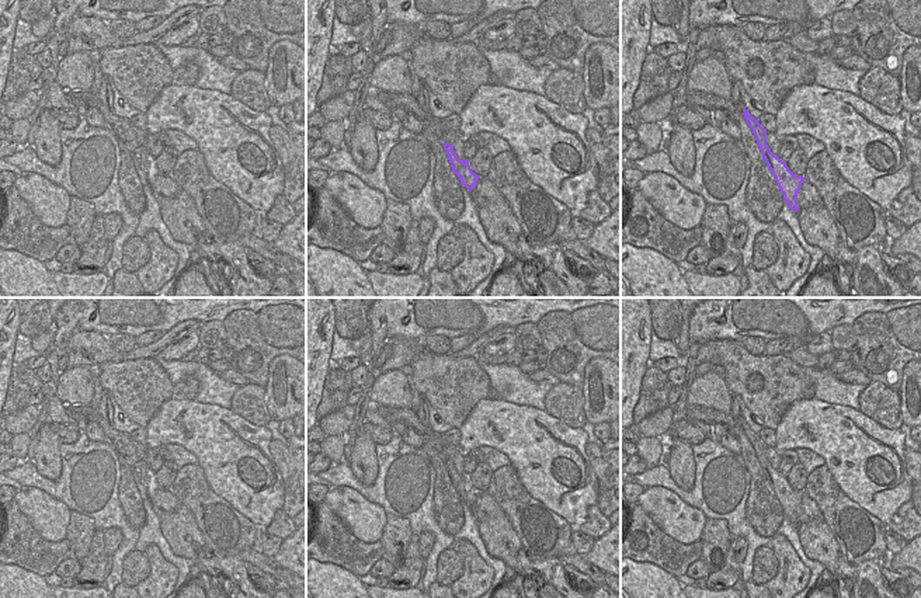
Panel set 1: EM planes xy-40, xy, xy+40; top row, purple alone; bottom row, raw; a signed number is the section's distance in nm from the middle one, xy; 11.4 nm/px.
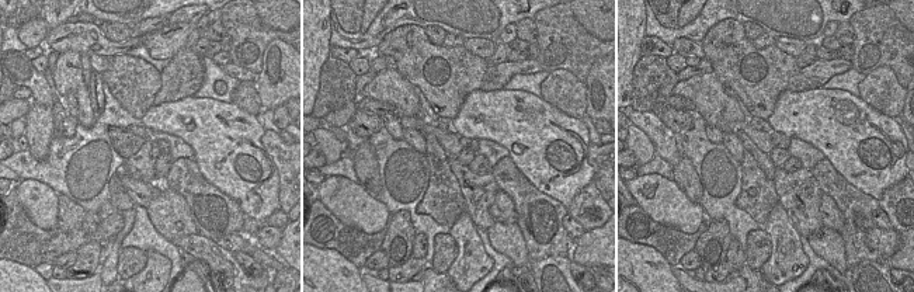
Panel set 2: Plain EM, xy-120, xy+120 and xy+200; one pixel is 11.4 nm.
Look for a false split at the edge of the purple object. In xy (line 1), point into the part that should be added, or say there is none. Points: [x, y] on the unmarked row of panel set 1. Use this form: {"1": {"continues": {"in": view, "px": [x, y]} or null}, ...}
{"1": {"continues": null}}

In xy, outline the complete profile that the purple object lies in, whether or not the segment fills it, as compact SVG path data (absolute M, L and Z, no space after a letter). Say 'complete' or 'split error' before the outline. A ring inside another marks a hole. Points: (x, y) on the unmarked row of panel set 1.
complete; M444 456L444 463L446 465L448 474L451 477L452 486L459 491L460 498L469 504L469 507L476 501L477 494L482 490L476 490L470 480L469 474L459 474L453 466L453 459Z

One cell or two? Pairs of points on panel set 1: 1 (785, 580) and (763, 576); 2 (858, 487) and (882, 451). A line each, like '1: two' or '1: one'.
1: two
2: one

